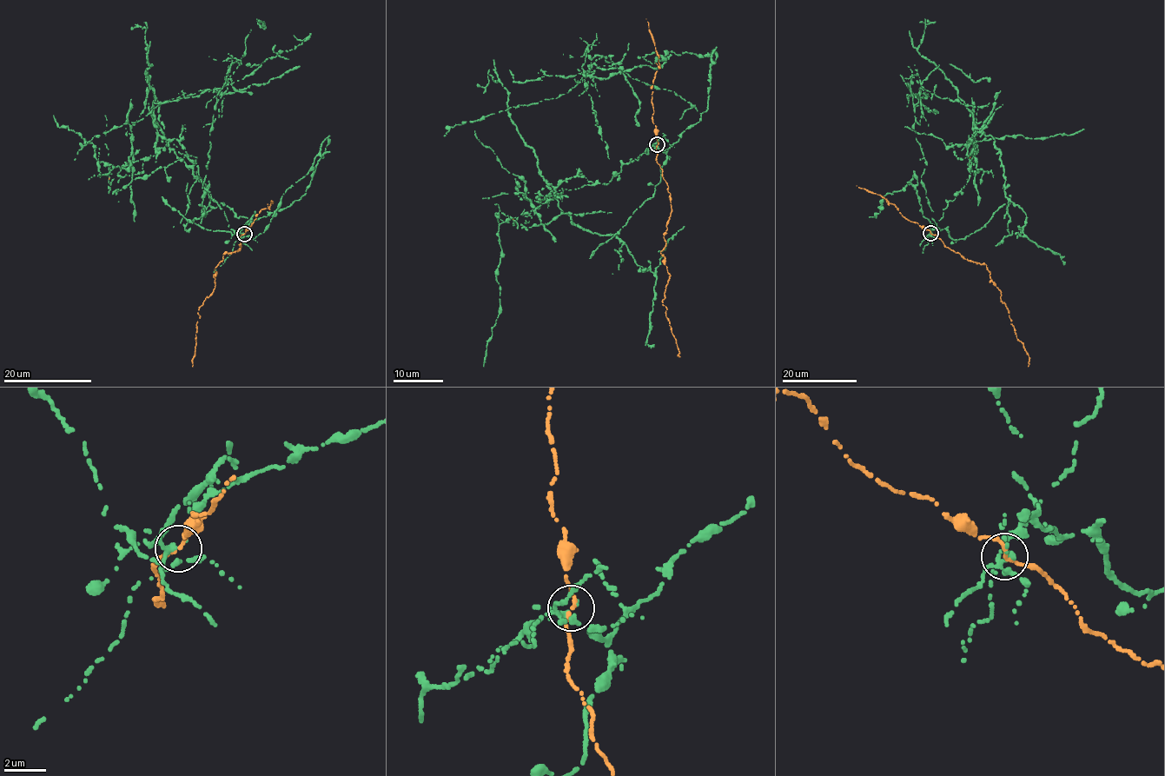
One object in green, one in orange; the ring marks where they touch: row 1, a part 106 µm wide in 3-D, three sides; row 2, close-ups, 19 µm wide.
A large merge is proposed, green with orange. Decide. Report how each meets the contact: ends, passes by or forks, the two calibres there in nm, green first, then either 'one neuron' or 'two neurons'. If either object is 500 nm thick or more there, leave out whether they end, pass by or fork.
green forks | orange passes by | 220/170 nm | two neurons

